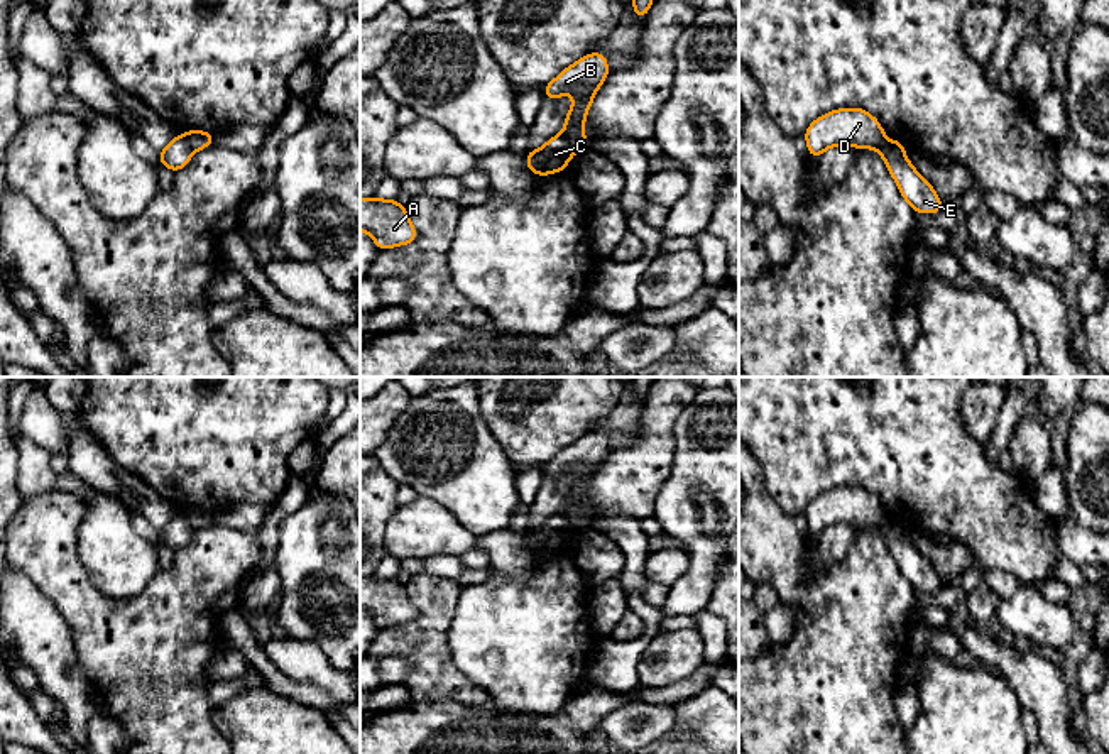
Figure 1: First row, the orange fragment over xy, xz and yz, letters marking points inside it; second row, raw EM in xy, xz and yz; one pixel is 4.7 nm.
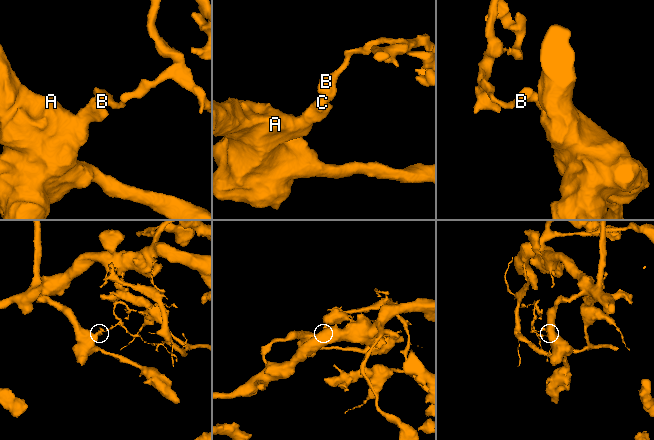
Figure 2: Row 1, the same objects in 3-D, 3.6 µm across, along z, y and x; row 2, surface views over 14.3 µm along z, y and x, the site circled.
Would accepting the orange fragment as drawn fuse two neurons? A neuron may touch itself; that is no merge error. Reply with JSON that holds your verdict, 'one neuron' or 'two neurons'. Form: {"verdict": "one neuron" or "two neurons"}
{"verdict": "two neurons"}

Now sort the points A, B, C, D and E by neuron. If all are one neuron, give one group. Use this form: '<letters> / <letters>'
A C E / B D

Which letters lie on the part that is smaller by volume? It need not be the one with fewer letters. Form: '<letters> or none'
B, D

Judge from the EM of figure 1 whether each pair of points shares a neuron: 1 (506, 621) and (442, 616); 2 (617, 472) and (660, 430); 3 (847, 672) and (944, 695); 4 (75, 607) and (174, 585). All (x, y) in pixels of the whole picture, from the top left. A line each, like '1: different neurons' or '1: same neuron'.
1: different neurons
2: same neuron
3: different neurons
4: same neuron

